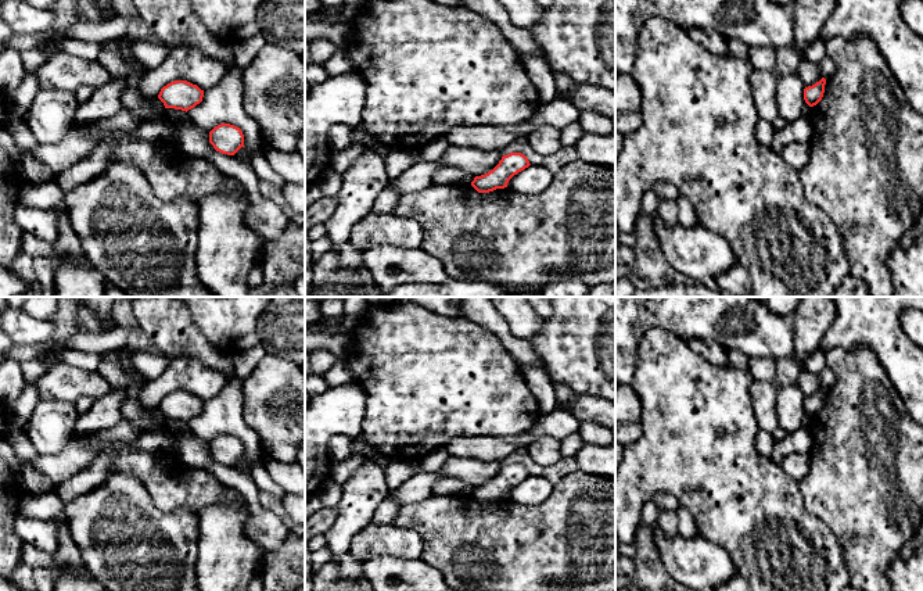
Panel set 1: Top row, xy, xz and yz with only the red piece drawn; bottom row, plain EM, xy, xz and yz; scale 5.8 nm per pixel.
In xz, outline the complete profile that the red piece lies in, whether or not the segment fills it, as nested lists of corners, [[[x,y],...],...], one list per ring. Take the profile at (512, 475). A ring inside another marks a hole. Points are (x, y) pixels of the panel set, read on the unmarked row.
[[[510,463],[503,466],[499,474],[485,486],[475,487],[471,497],[478,504],[489,504],[496,499],[507,498],[509,491],[531,474],[521,463]]]

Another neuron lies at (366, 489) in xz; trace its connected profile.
[[[366,458],[364,463],[342,484],[337,519],[324,534],[331,560],[340,560],[351,552],[353,536],[373,520],[376,508],[387,494],[384,470],[374,459]]]

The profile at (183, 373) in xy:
[[[172,357],[166,370],[141,388],[139,402],[146,409],[157,409],[161,400],[175,391],[187,391],[205,402],[218,395],[227,380],[194,357]]]

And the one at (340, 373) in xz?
[[[338,359],[324,375],[328,388],[355,384],[355,377],[346,362]]]

